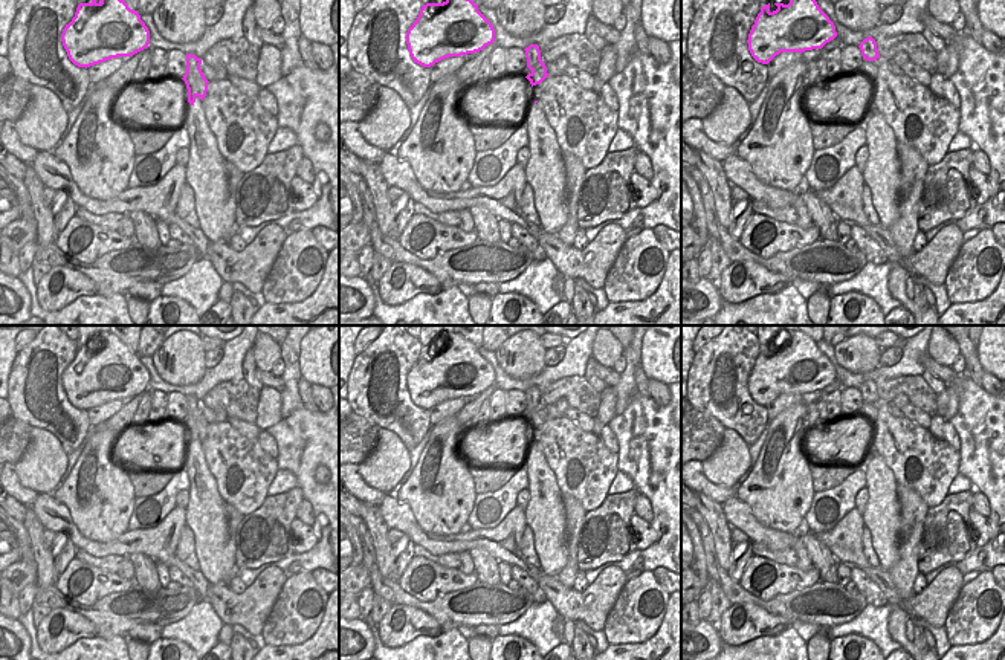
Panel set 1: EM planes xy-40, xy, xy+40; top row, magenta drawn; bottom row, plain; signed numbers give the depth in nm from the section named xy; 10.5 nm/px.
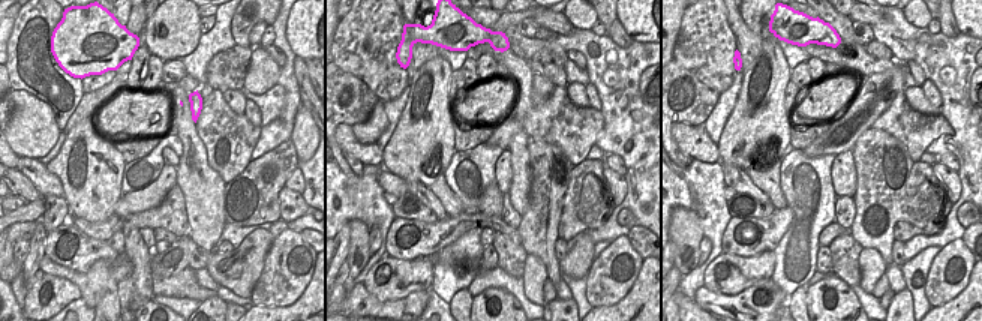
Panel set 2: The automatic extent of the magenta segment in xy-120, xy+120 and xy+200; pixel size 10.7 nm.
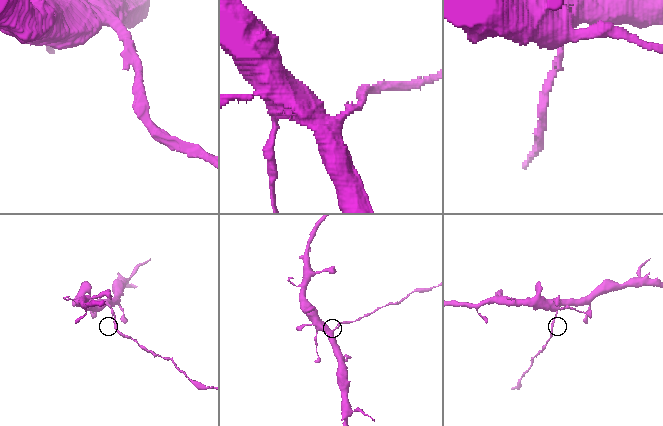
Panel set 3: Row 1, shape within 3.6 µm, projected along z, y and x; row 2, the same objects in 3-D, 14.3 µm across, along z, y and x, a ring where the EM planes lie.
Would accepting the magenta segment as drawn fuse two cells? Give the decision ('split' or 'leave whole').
split

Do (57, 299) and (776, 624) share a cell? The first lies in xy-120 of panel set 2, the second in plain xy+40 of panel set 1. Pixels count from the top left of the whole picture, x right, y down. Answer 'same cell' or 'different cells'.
same cell

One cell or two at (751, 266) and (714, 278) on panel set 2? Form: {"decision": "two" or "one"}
{"decision": "one"}

